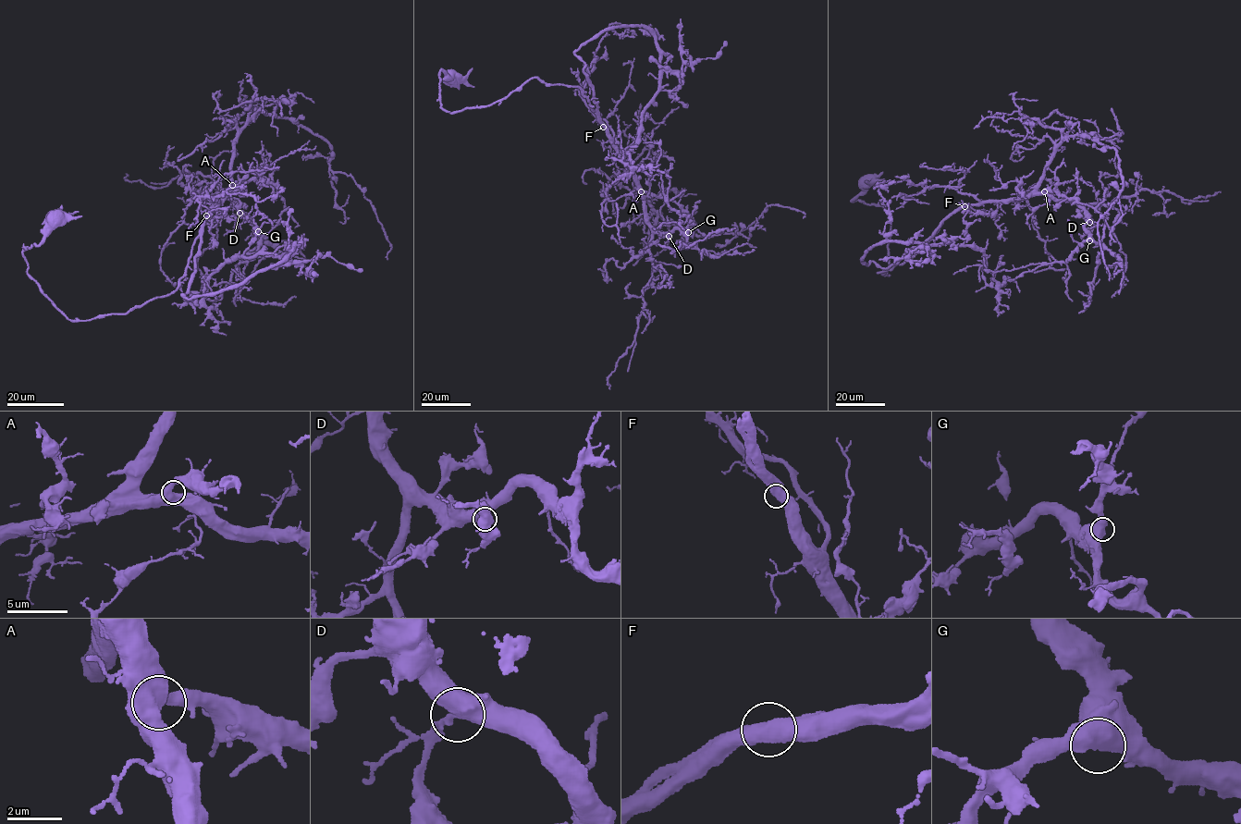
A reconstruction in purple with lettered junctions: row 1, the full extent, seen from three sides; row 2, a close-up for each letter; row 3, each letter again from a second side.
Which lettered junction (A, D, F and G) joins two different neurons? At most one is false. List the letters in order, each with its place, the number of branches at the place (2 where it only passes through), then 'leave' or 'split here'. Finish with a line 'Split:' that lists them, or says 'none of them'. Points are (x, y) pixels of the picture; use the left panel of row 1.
A: (232, 185) | 2 | leave
D: (239, 213) | 2 | leave
F: (206, 215) | 2 | leave
G: (258, 231) | 2 | leave
Split: none of them

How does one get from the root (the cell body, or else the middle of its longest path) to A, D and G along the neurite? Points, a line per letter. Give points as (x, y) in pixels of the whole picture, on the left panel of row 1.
A: (53, 218), (40, 243), (23, 252), (28, 275), (69, 319), (125, 314), (175, 291), (208, 213), (232, 185)
D: (53, 218), (23, 252), (28, 275), (69, 319), (89, 320), (173, 293), (228, 188), (239, 213)
G: (53, 218), (22, 254), (28, 275), (71, 320), (125, 314), (173, 293), (208, 213), (228, 188), (258, 231)

